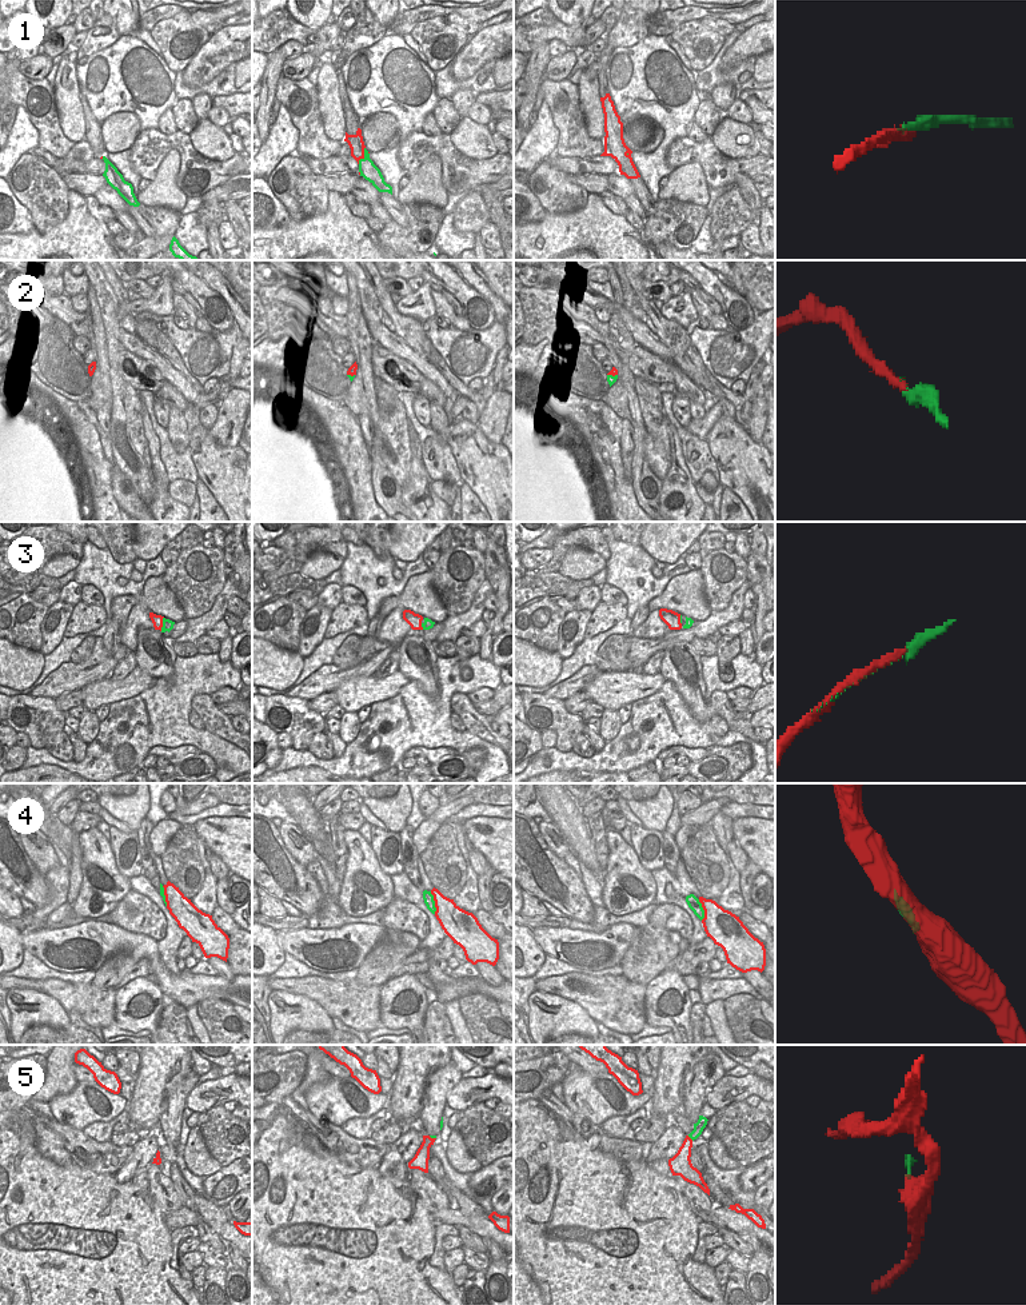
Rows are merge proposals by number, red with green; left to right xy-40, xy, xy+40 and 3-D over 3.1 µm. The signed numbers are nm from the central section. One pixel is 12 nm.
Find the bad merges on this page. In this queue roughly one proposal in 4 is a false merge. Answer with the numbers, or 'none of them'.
2, 4

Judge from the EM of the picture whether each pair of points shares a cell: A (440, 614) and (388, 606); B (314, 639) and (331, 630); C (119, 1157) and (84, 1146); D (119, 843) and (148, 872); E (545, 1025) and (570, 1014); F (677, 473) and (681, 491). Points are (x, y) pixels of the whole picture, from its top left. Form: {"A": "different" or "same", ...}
{"A": "same", "B": "different", "C": "same", "D": "different", "E": "same", "F": "same"}

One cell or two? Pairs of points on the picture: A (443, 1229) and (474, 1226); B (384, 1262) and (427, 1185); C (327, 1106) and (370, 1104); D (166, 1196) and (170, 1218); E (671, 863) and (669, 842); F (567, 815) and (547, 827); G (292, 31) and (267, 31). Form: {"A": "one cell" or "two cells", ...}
{"A": "two cells", "B": "two cells", "C": "one cell", "D": "two cells", "E": "one cell", "F": "two cells", "G": "one cell"}

